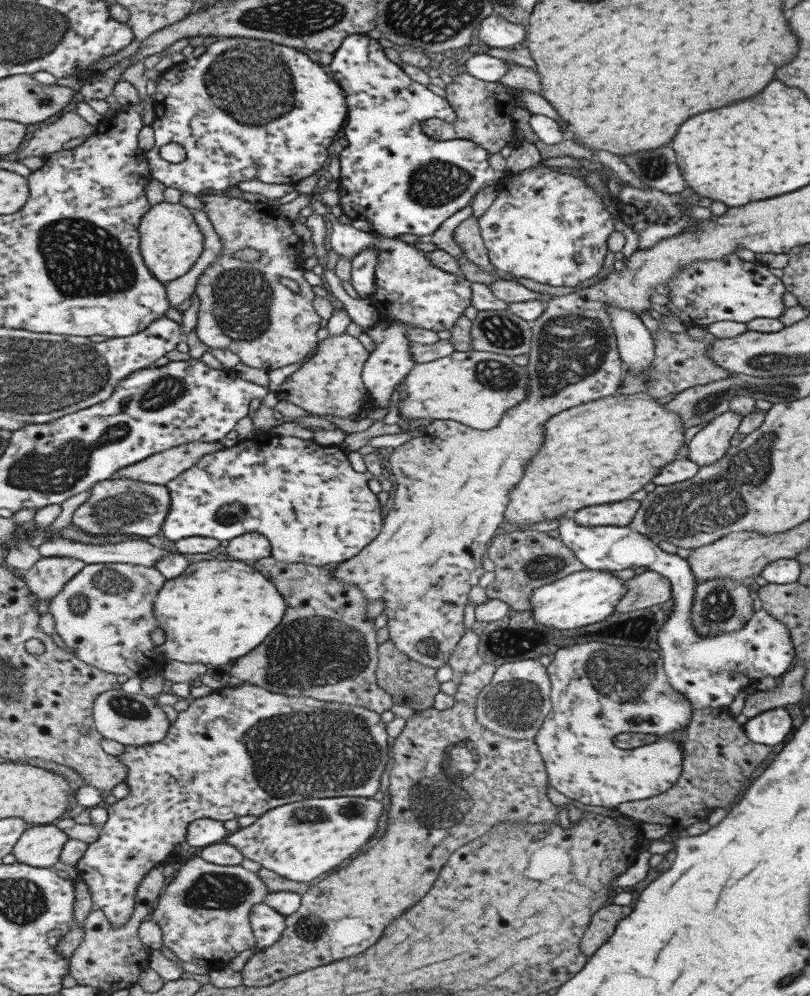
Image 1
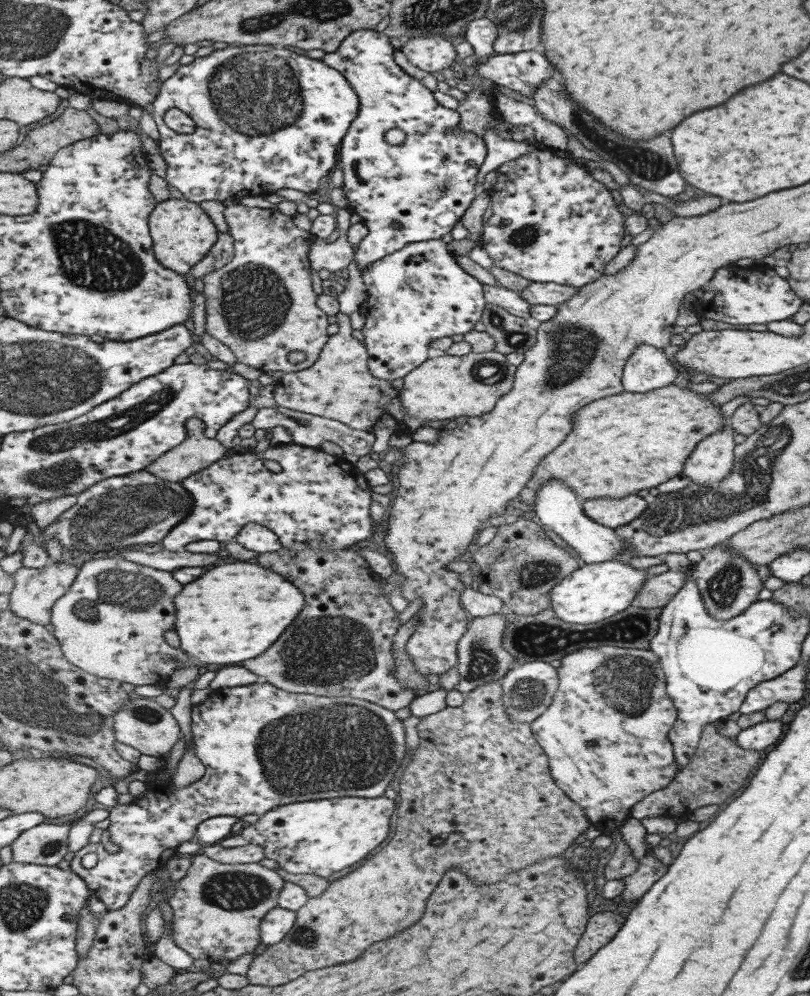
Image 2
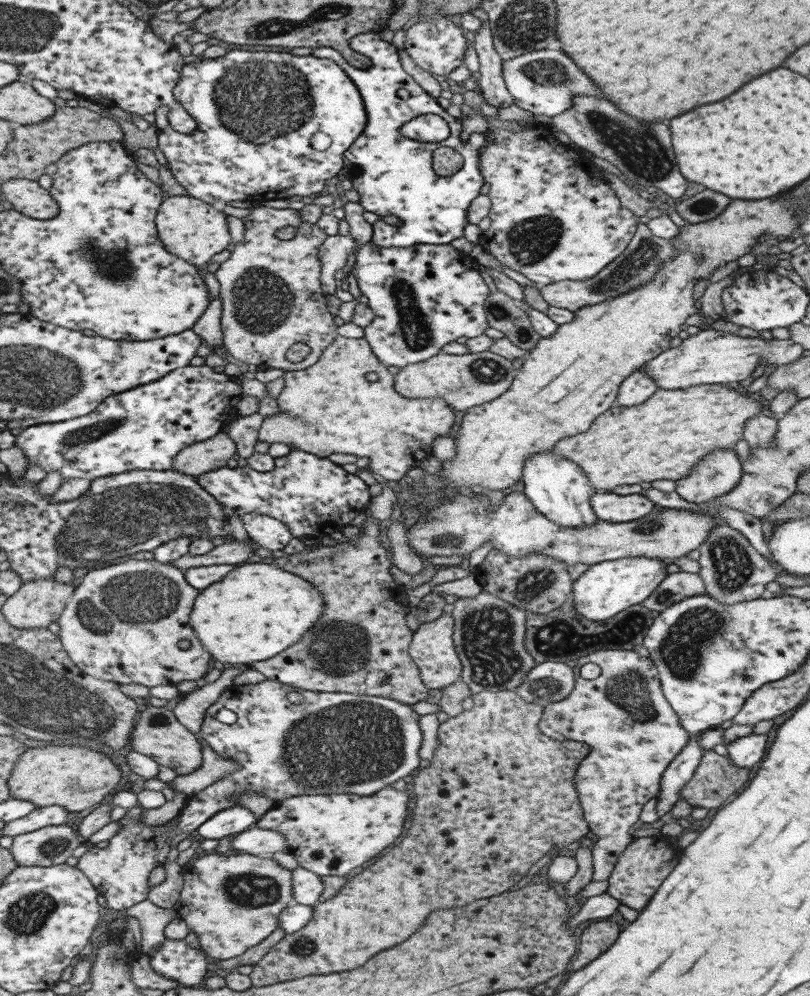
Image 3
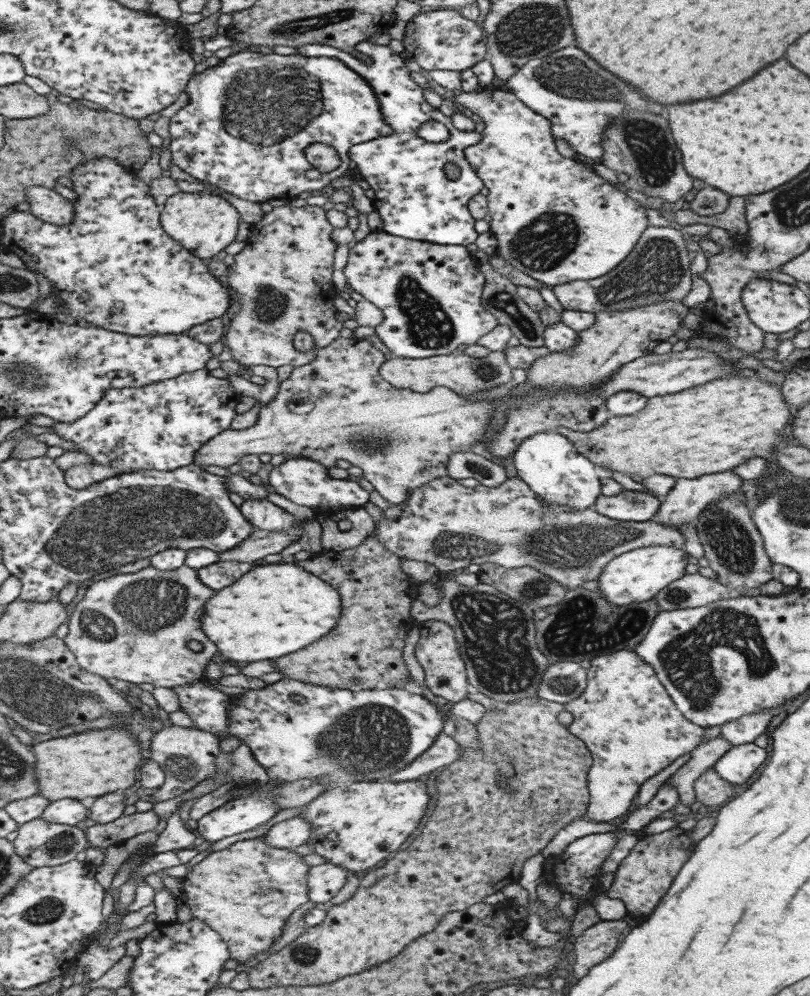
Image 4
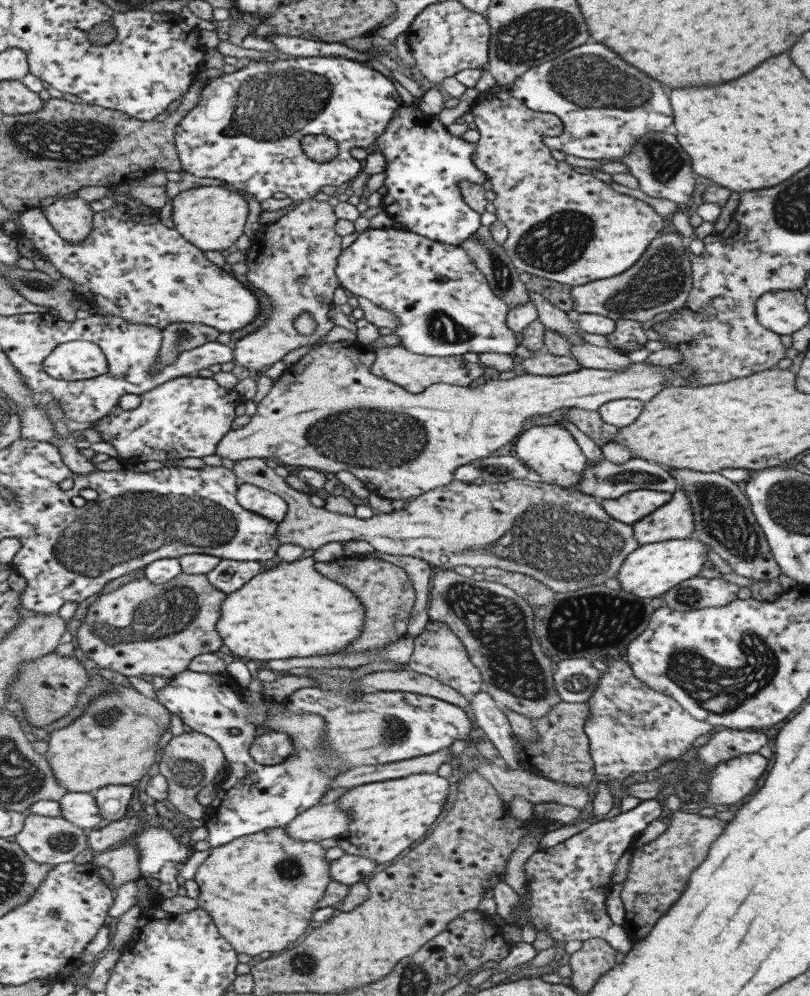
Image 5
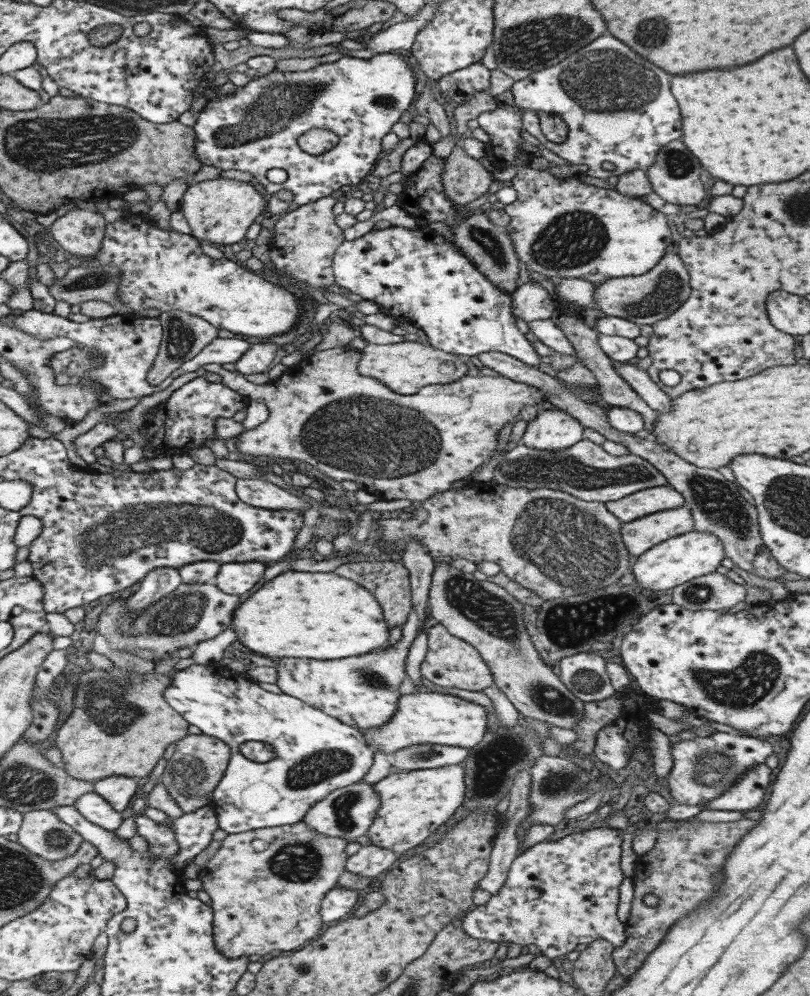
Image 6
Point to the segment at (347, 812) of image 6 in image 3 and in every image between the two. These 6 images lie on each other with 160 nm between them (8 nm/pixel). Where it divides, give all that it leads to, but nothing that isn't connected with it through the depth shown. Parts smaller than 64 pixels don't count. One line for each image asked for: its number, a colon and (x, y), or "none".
3: (256, 841)
4: (291, 833)
5: (321, 822)

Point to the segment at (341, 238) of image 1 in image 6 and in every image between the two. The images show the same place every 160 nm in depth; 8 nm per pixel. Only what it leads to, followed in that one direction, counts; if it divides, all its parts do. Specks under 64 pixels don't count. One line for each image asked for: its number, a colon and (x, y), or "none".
2: (419, 293)
3: (424, 296)
4: (429, 295)
5: (443, 306)
6: (419, 275)

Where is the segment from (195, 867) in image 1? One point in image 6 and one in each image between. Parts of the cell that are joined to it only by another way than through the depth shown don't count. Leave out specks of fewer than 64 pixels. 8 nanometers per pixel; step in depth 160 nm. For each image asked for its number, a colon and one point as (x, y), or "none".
2: (218, 908)
3: (232, 903)
4: (246, 892)
5: (260, 889)
6: (266, 887)

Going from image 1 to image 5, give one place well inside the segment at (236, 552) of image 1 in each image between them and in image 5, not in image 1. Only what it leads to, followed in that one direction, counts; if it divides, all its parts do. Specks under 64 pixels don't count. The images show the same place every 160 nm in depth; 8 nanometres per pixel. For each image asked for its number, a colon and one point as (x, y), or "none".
2: (255, 537)
3: (272, 534)
4: (263, 514)
5: (254, 498)

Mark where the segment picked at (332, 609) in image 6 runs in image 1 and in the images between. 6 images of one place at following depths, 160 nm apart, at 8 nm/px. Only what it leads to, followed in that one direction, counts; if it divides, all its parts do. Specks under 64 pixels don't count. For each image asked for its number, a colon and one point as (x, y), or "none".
1: (220, 610)
2: (235, 612)
3: (254, 613)
4: (302, 607)
5: (289, 610)

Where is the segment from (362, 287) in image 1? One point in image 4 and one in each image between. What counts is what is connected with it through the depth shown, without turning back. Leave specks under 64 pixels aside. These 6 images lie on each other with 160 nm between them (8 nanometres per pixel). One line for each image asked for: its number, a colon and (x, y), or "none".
2: (425, 183)
3: (428, 185)
4: (421, 189)

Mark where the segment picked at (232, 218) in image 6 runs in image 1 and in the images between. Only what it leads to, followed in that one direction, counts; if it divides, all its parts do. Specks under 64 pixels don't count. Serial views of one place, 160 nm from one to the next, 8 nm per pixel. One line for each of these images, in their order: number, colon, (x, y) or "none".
1: (172, 241)
2: (183, 234)
3: (191, 229)
4: (205, 225)
5: (212, 218)

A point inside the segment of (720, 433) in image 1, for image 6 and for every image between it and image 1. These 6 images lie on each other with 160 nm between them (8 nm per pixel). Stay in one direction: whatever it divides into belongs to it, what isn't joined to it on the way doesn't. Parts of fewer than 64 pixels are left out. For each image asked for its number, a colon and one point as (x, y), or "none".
2: (712, 457)
3: (719, 470)
4: (687, 498)
5: (673, 520)
6: (639, 535)

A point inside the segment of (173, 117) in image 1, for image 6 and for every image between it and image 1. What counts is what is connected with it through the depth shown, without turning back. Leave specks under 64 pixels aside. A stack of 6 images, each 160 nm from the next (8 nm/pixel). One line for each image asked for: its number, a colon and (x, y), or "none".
2: (257, 132)
3: (256, 111)
4: (249, 121)
5: (247, 129)
6: (360, 100)

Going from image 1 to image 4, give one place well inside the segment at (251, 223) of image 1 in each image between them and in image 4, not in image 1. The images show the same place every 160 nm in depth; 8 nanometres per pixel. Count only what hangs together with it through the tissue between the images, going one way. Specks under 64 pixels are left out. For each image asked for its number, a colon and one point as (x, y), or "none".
2: (263, 305)
3: (272, 297)
4: (284, 276)

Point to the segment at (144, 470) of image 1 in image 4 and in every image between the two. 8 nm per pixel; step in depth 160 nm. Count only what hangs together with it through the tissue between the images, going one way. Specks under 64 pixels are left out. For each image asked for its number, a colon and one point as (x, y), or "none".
2: (196, 452)
3: (199, 458)
4: (338, 407)

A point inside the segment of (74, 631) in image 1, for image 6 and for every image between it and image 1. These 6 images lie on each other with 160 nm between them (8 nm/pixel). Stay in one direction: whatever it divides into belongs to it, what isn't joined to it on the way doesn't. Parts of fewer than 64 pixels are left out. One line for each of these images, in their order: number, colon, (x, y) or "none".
2: (112, 622)
3: (124, 623)
4: (110, 640)
5: (141, 628)
6: (194, 612)

